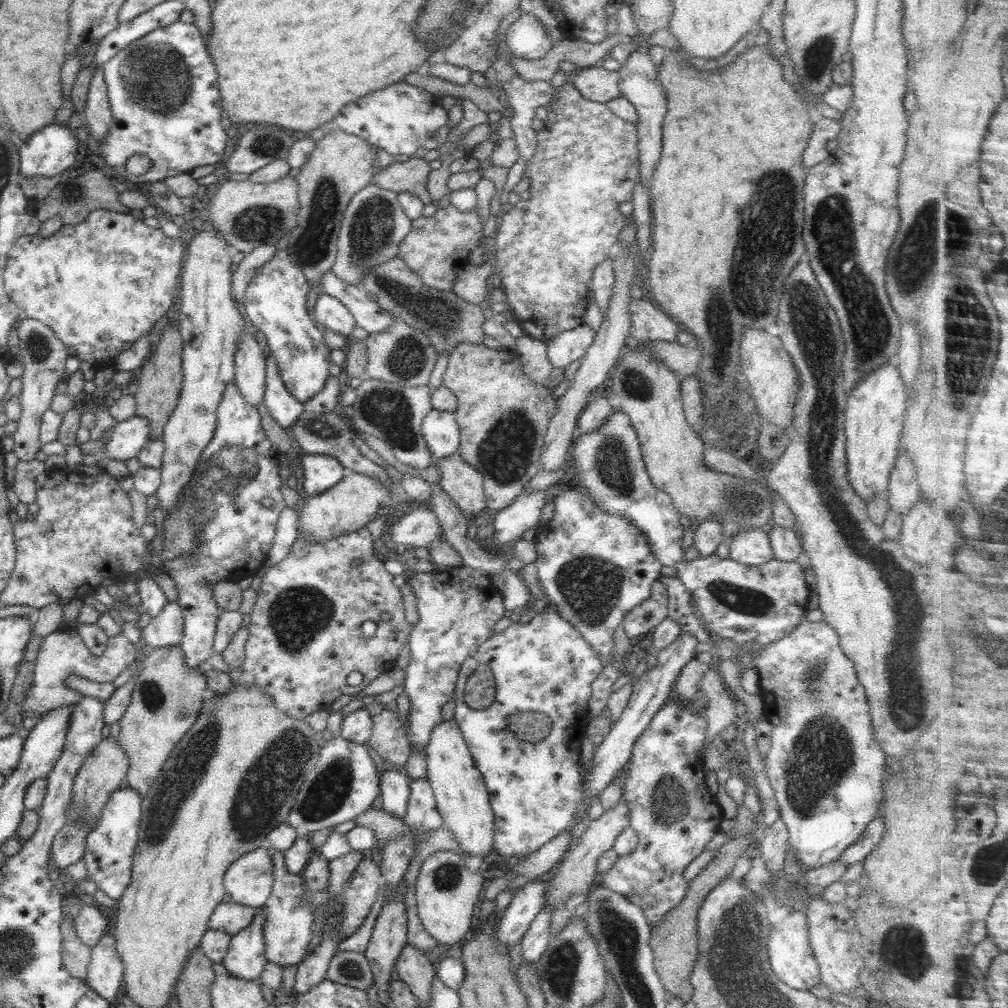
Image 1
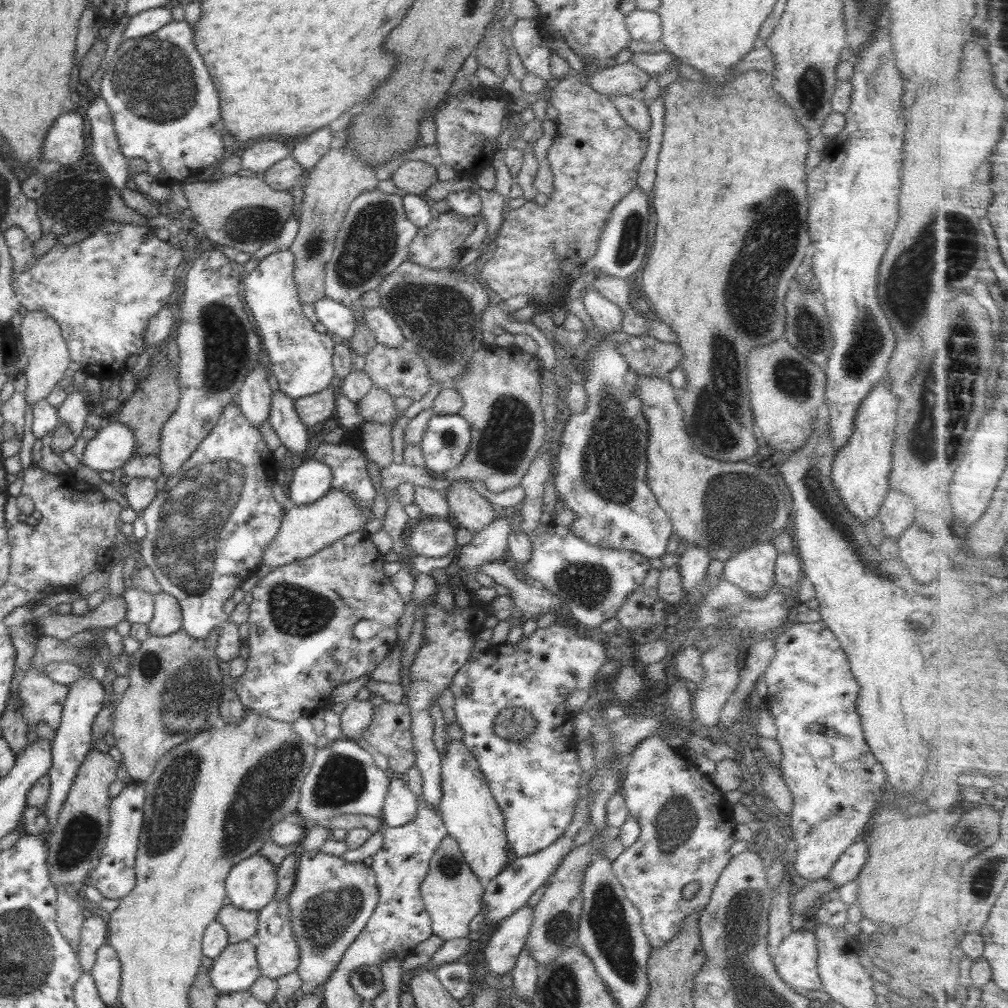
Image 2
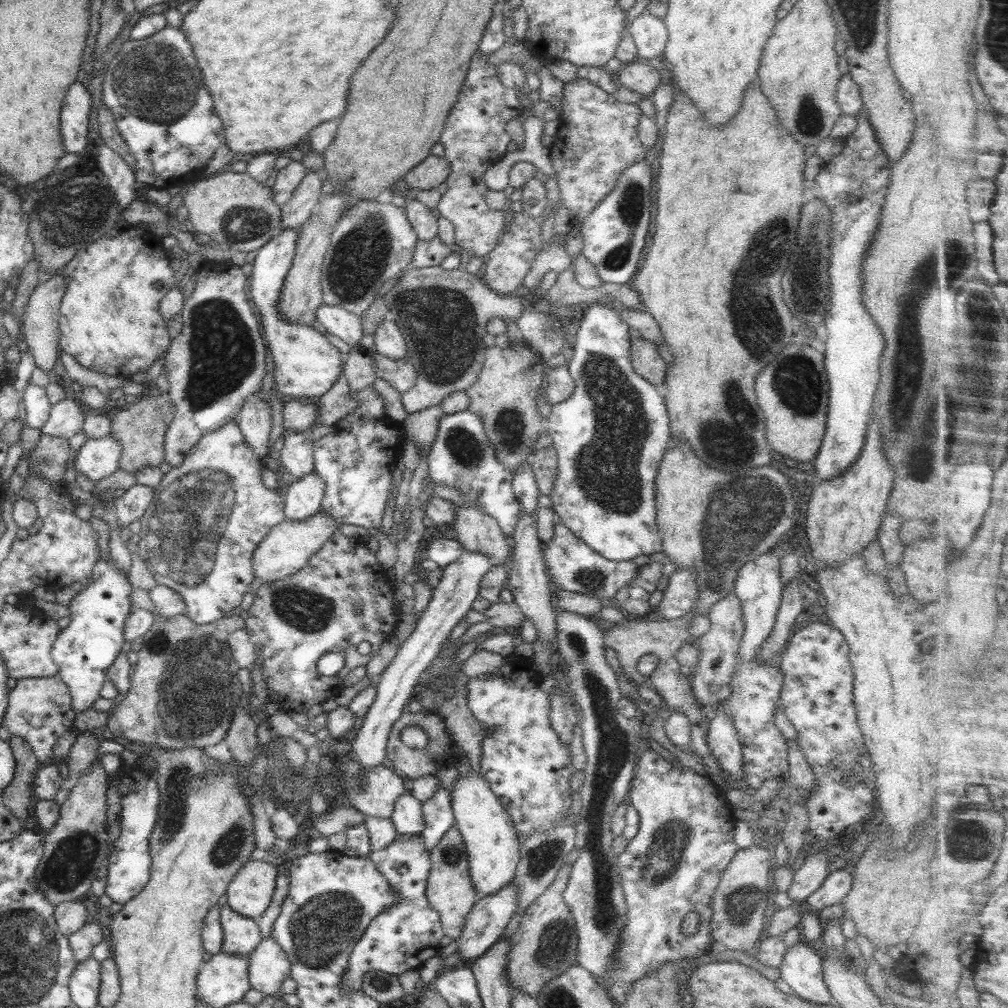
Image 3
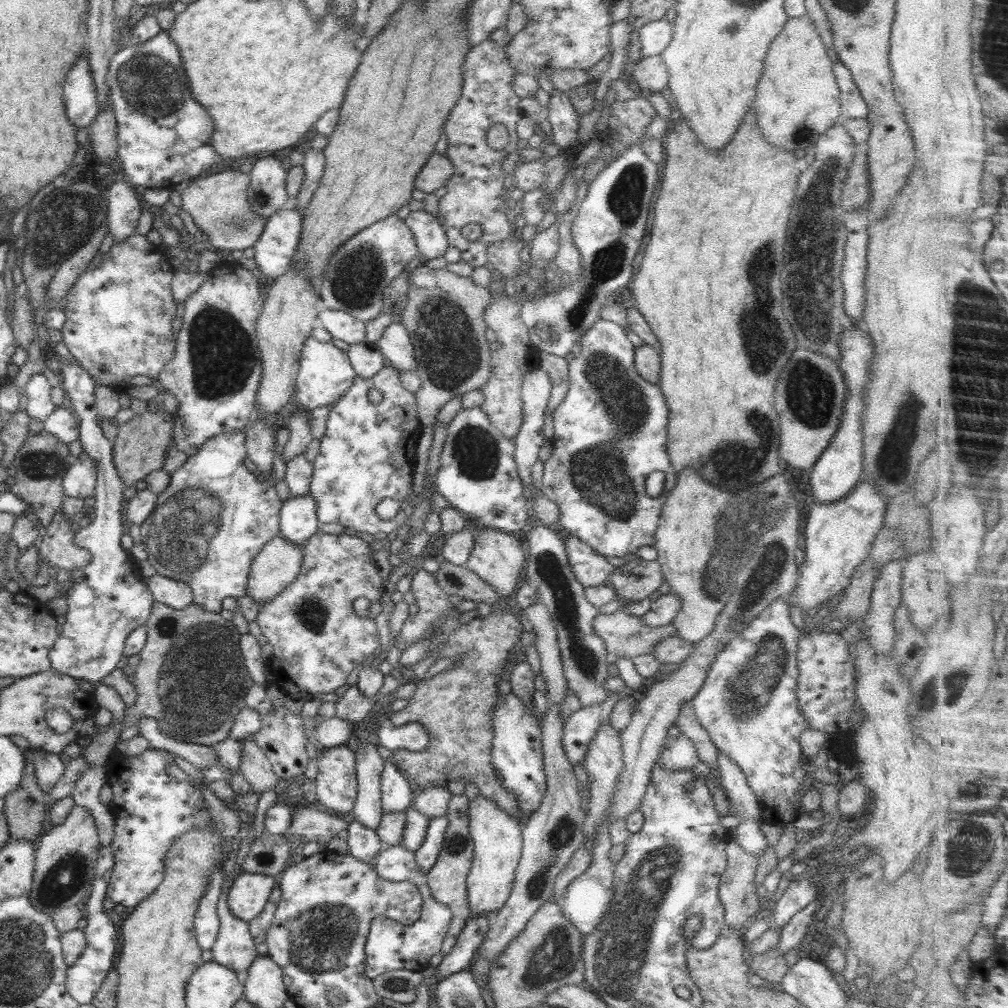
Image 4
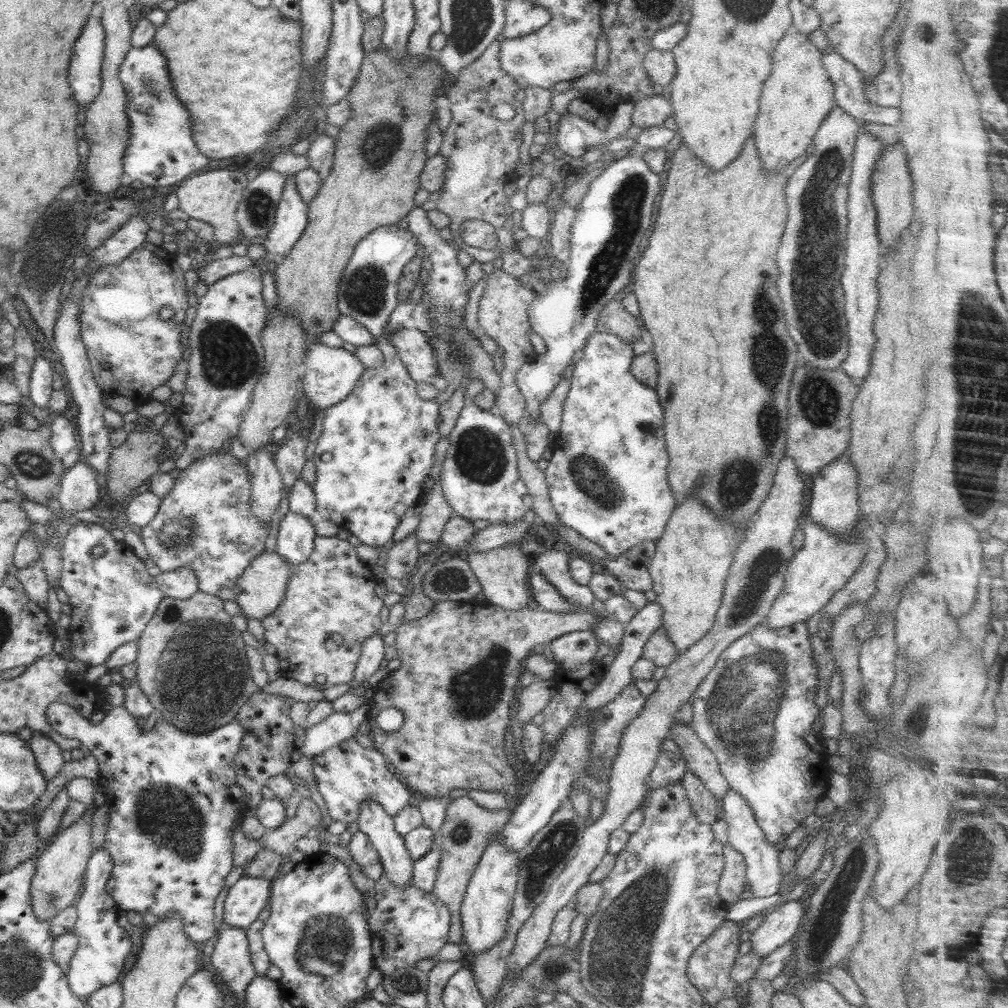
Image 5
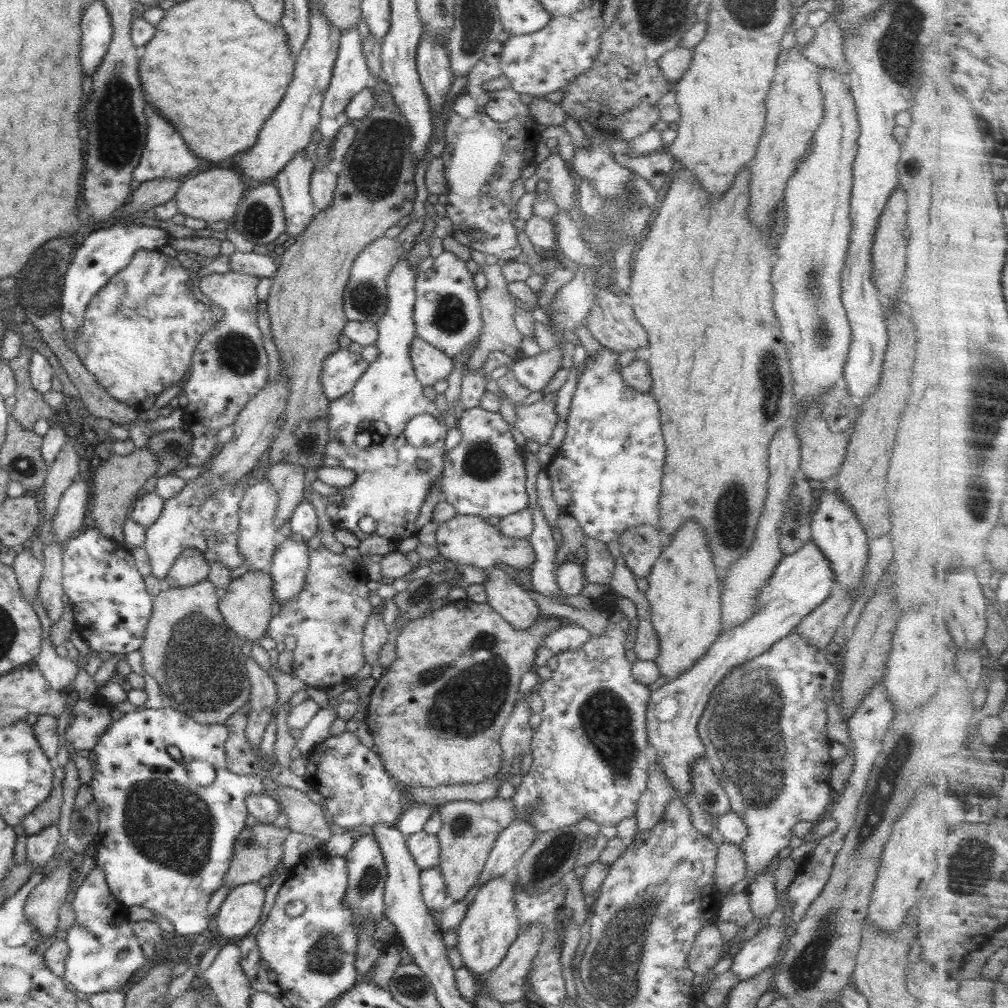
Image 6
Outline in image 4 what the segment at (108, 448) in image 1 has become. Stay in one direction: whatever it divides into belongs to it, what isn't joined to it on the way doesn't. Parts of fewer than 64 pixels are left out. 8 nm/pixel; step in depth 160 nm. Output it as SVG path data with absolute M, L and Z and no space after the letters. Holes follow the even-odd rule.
M82 452L62 480L62 488L66 496L72 498L91 498L96 487L96 464L94 460Z

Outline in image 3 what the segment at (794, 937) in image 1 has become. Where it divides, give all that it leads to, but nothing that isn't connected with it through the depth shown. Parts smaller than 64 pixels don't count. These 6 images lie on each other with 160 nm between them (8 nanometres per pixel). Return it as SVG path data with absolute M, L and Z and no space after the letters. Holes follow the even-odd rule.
M801 940L786 950L784 962L780 964L780 978L796 996L814 1003L835 1004L826 983L822 969L824 962L815 949L805 940Z

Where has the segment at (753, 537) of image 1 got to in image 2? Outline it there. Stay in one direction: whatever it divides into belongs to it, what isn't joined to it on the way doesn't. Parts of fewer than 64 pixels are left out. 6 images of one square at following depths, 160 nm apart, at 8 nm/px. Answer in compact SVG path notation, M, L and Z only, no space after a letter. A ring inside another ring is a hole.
M772 542L741 550L724 563L723 577L749 597L763 597L775 583L777 553Z

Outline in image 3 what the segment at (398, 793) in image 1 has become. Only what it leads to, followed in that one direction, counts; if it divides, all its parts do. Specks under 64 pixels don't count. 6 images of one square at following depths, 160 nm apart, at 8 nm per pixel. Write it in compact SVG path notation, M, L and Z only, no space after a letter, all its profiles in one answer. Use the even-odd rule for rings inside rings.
M401 794L389 818L394 828L403 835L420 835L425 827L422 803L411 794Z

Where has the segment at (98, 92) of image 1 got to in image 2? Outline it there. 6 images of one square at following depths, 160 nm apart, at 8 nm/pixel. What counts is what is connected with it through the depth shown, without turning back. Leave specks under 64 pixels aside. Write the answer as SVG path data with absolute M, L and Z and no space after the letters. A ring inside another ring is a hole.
M98 95L86 112L90 122L90 138L92 145L88 148L99 164L101 172L119 191L128 180L130 171L128 159L121 153L111 112L106 102Z

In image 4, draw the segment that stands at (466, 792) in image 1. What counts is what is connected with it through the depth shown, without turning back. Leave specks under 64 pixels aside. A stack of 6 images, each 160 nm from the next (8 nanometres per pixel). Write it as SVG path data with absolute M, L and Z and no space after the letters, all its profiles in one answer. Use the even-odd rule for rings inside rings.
M481 794L469 801L468 815L474 845L472 866L466 879L468 904L472 919L490 918L508 900L513 887L523 847L521 824Z

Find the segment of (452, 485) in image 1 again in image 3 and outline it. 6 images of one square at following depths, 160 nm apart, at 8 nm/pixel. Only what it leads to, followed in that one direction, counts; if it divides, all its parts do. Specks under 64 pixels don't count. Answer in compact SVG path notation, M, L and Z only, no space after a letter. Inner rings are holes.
M465 503L459 506L452 525L464 549L485 554L494 568L506 568L511 541L494 518L478 510L478 506Z

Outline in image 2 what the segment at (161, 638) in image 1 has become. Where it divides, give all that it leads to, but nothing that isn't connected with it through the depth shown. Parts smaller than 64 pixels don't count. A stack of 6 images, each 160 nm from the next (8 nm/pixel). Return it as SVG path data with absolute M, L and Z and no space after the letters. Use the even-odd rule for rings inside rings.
M160 592L153 597L154 614L147 624L149 634L166 636L180 630L183 625L183 616L177 598L166 592Z

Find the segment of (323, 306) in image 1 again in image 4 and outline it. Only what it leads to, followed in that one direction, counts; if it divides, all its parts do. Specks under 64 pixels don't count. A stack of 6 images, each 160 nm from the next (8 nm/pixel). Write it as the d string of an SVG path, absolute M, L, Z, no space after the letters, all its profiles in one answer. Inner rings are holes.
M321 307L318 324L326 328L334 339L344 340L346 344L365 342L365 322L354 318L343 310Z

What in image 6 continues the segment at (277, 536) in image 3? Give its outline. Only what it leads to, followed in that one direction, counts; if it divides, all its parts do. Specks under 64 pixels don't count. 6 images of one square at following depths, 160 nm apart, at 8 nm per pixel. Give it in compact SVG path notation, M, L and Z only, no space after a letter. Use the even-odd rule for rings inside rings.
M246 572L240 578L232 579L226 588L226 594L218 601L220 614L226 624L238 633L242 640L258 641L266 636L270 619L276 609L275 596L272 592L272 578L266 572Z

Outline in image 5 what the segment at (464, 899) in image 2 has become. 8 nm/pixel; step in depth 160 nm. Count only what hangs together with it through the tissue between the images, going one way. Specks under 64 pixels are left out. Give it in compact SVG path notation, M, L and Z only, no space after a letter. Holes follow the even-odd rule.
M468 796L452 799L445 808L445 819L442 826L434 834L438 838L441 854L433 893L448 907L451 916L448 942L457 944L462 953L468 953L468 946L462 936L460 908L467 889L468 881L481 859L486 845L493 836L502 831L513 813L513 804L504 809L489 810L478 805Z

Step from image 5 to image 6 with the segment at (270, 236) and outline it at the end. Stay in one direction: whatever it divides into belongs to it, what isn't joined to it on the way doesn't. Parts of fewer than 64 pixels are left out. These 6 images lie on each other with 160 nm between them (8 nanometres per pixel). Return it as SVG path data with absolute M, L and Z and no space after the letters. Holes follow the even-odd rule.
M305 148L300 151L286 166L272 178L274 186L279 190L283 211L286 221L285 233L290 237L295 237L304 232L315 216L320 212L319 208L313 203L309 186L312 171L318 167L316 162L312 162L305 154Z

